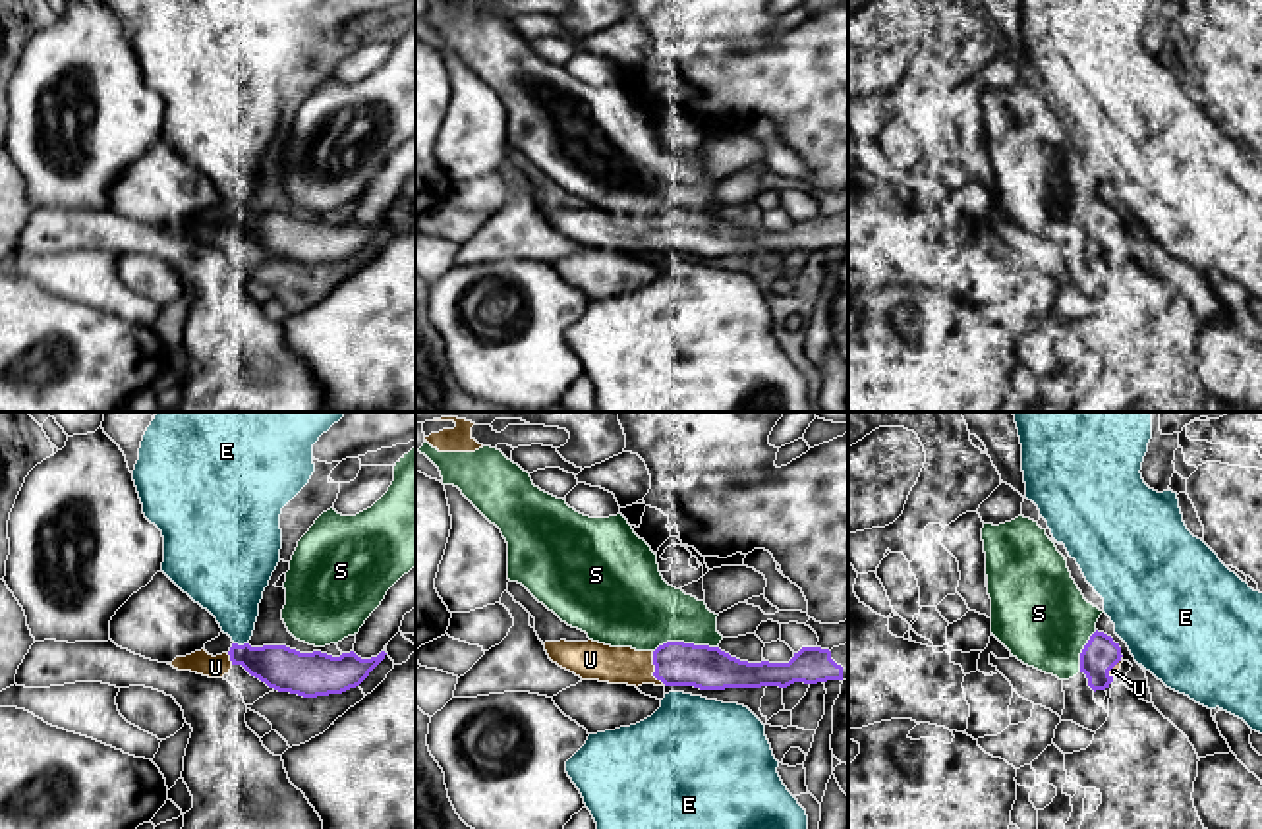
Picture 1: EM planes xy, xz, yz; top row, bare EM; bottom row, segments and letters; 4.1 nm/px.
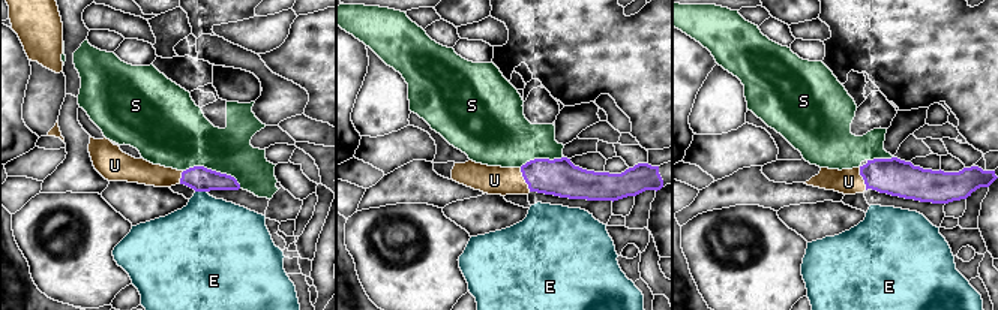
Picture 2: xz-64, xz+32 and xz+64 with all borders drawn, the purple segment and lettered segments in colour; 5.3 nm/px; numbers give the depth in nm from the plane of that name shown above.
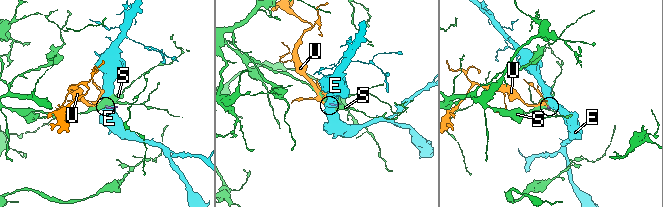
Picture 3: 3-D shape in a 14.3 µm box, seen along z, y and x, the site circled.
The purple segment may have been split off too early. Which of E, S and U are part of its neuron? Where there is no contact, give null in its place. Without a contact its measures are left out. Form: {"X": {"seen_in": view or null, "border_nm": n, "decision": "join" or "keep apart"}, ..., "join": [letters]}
{"E": {"seen_in": "xy", "border_nm": 60, "decision": "keep apart"}, "S": {"seen_in": "xz", "border_nm": 280, "decision": "keep apart"}, "U": {"seen_in": "xz", "border_nm": 160, "decision": "join"}, "join": ["U"]}

